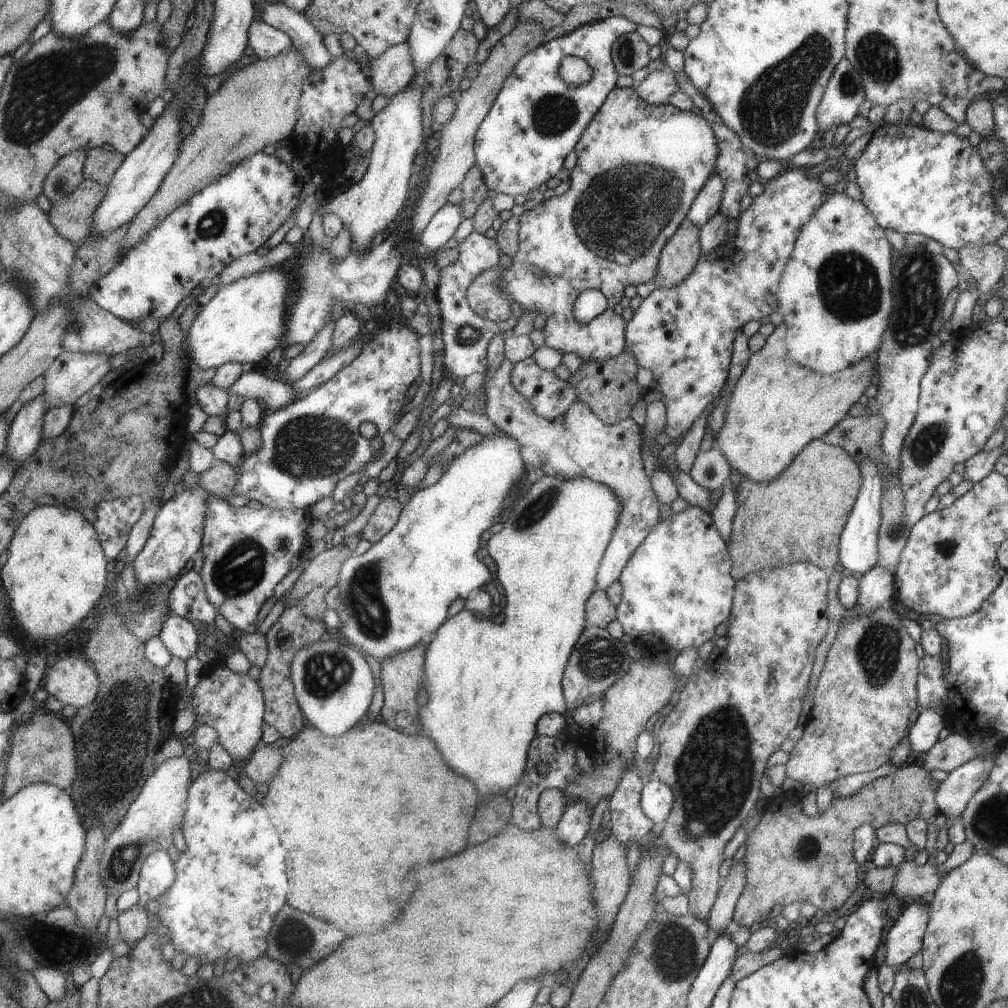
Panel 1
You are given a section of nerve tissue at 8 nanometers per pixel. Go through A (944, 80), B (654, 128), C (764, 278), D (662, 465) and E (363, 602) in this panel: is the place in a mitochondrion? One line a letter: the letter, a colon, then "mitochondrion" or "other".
A: other
B: other
C: other
D: other
E: mitochondrion

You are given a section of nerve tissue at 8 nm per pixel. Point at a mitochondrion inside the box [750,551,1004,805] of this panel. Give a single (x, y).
(879, 647)

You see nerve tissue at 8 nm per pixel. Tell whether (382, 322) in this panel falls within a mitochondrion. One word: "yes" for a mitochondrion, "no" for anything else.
no

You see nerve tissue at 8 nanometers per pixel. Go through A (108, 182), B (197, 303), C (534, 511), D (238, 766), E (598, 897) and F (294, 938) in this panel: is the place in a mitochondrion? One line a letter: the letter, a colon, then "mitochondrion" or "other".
A: other
B: other
C: mitochondrion
D: other
E: other
F: mitochondrion

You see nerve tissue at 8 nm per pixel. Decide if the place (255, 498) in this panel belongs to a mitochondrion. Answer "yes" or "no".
no

